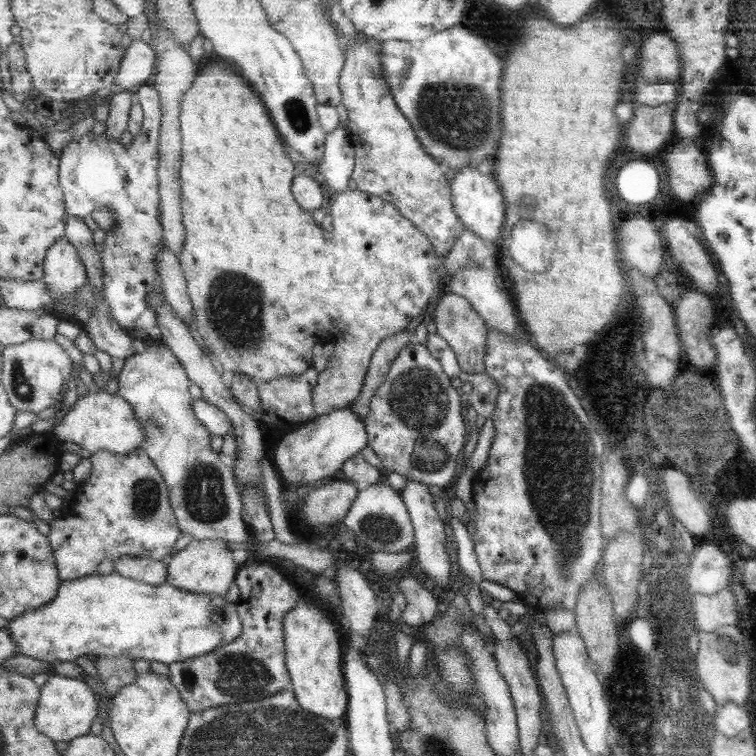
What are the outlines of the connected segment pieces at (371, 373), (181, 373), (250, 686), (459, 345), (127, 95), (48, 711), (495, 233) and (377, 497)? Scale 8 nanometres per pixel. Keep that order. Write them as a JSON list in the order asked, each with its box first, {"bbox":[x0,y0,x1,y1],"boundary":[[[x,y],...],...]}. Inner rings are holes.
[{"bbox":[351,326,414,420],"boundary":[[[412,326],[394,334],[380,344],[380,348],[373,353],[368,373],[365,377],[360,398],[351,404],[351,409],[365,420],[369,415],[371,400],[375,393],[381,388],[381,385],[387,380],[393,361],[399,356],[401,350],[414,342]]]},{"bbox":[117,339,255,542],"boundary":[[[149,339],[140,347],[139,353],[125,360],[118,376],[117,392],[133,406],[135,416],[145,430],[142,449],[152,458],[168,484],[181,532],[187,532],[199,541],[251,542],[255,536],[241,516],[244,499],[235,472],[221,453],[213,451],[213,434],[195,415],[188,372],[163,341]]]},{"bbox":[168,559,301,712],"boundary":[[[260,559],[255,565],[242,565],[236,582],[240,590],[238,602],[240,619],[244,622],[241,636],[236,641],[220,646],[203,656],[168,665],[170,680],[180,691],[181,698],[188,703],[192,712],[203,712],[208,708],[223,704],[260,703],[267,697],[281,692],[287,684],[293,684],[287,665],[288,652],[284,620],[288,612],[291,612],[300,601],[301,592],[281,572],[277,572],[273,566]]]},{"bbox":[433,294,490,376],"boundary":[[[438,294],[434,302],[433,321],[437,332],[453,347],[460,359],[460,367],[469,376],[486,372],[485,357],[488,355],[490,331],[482,314],[460,294]]]},{"bbox":[106,88,136,140],"boundary":[[[123,88],[112,93],[107,99],[109,115],[106,120],[106,134],[113,140],[119,140],[128,130],[132,106],[136,101],[135,88]]]},{"bbox":[36,673,99,743],"boundary":[[[57,673],[50,676],[47,685],[42,689],[42,695],[36,710],[36,727],[45,736],[55,742],[70,743],[74,738],[88,735],[93,726],[93,720],[99,714],[99,701],[95,698],[91,686],[81,680],[73,680]]]},{"bbox":[452,166,507,243],"boundary":[[[466,166],[463,170],[459,170],[452,180],[452,193],[455,211],[464,222],[464,228],[474,232],[483,240],[499,243],[507,211],[504,194],[493,172],[483,175],[476,166]]]},{"bbox":[343,481,415,554],"boundary":[[[385,481],[359,491],[343,522],[354,532],[360,547],[371,553],[391,552],[391,554],[409,551],[413,548],[415,530],[401,492],[401,490],[394,490]]]}]

